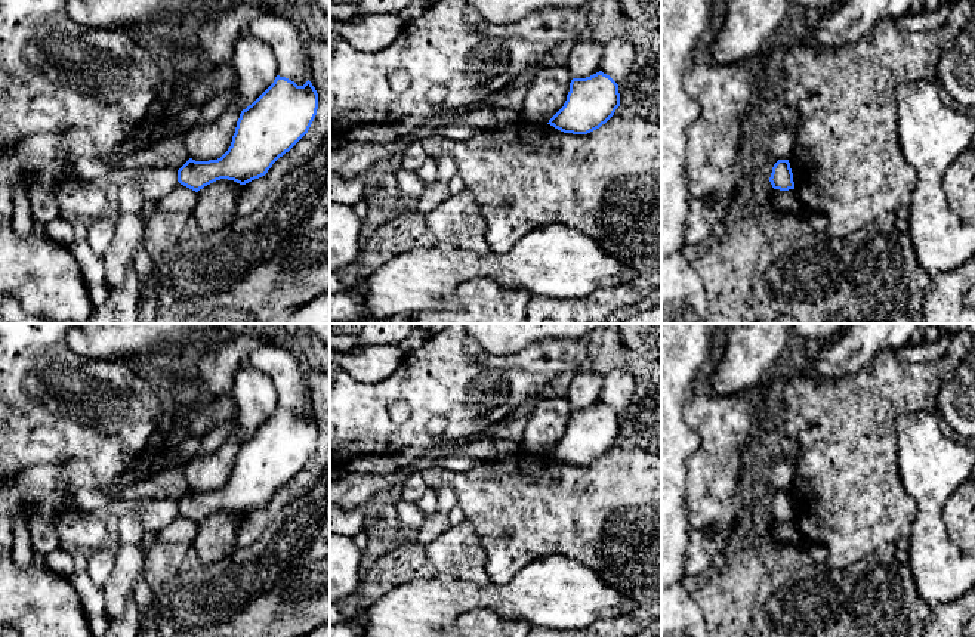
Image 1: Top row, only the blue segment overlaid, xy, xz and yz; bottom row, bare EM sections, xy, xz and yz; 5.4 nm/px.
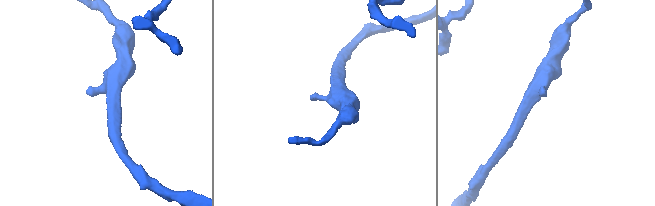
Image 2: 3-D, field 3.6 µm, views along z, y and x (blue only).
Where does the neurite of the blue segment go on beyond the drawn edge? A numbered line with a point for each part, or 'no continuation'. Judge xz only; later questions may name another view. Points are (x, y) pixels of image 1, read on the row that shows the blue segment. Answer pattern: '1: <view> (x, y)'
no continuation

